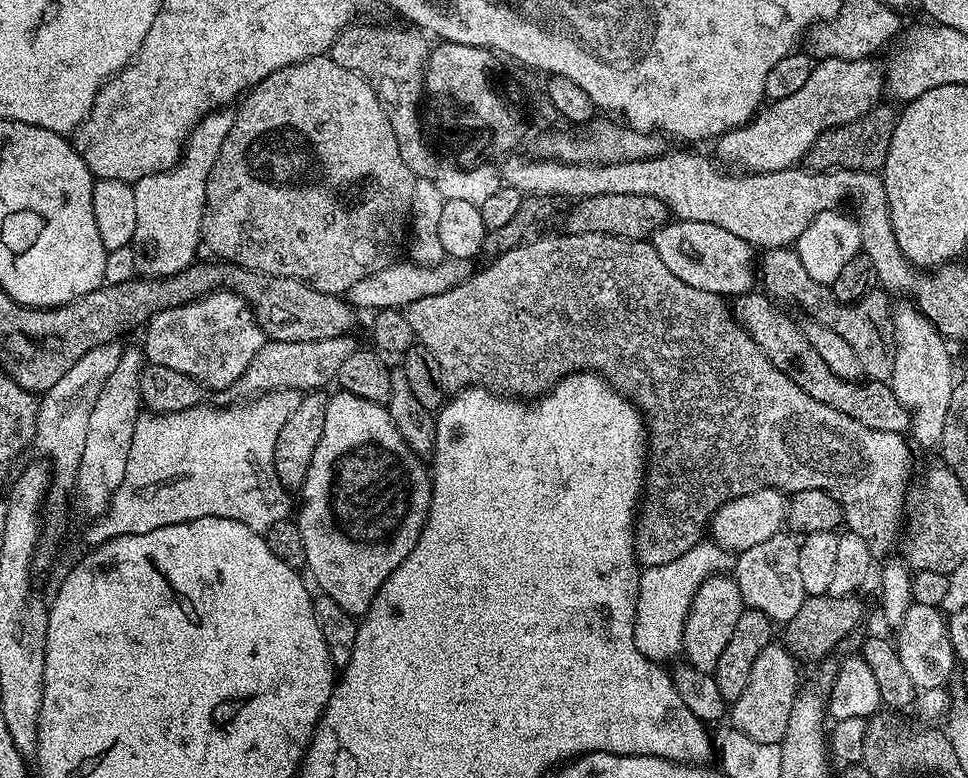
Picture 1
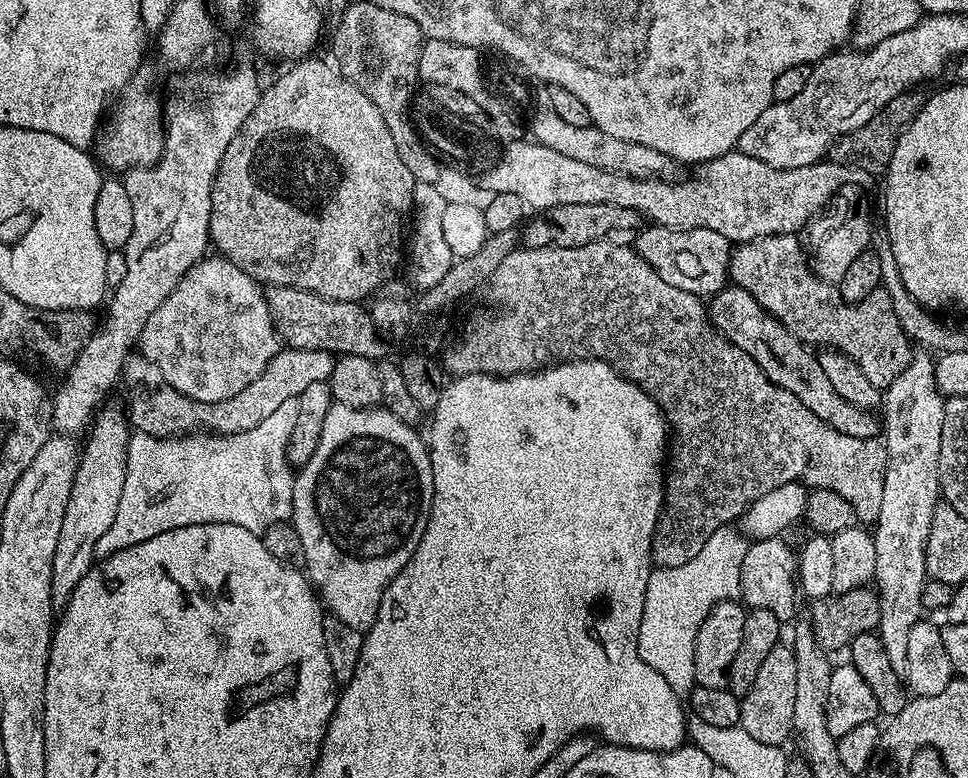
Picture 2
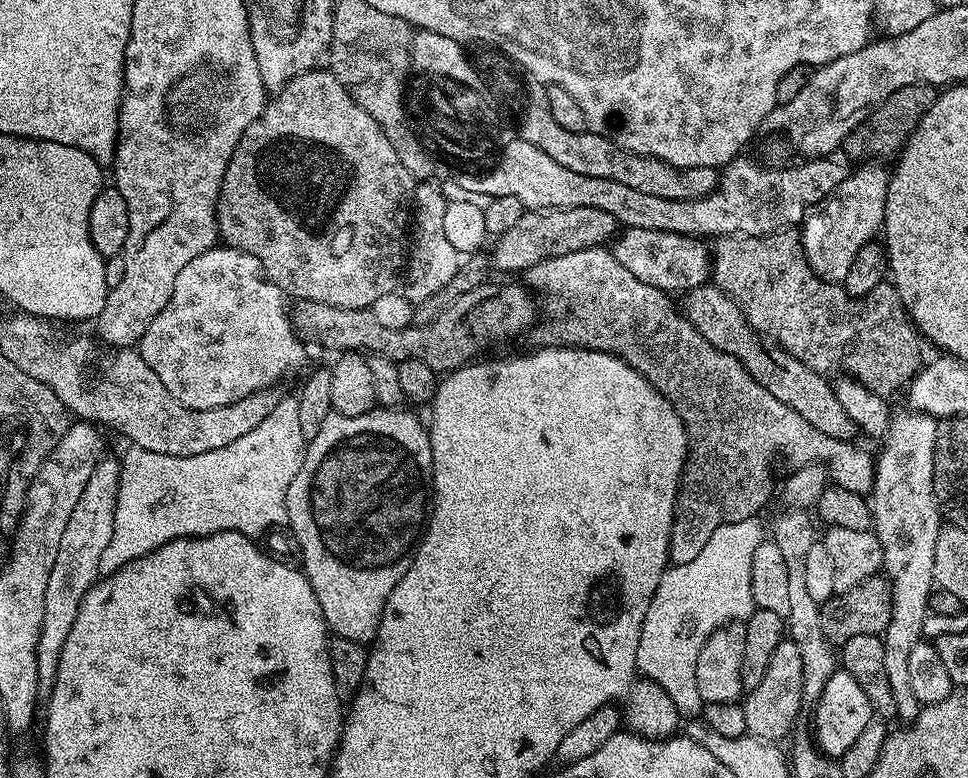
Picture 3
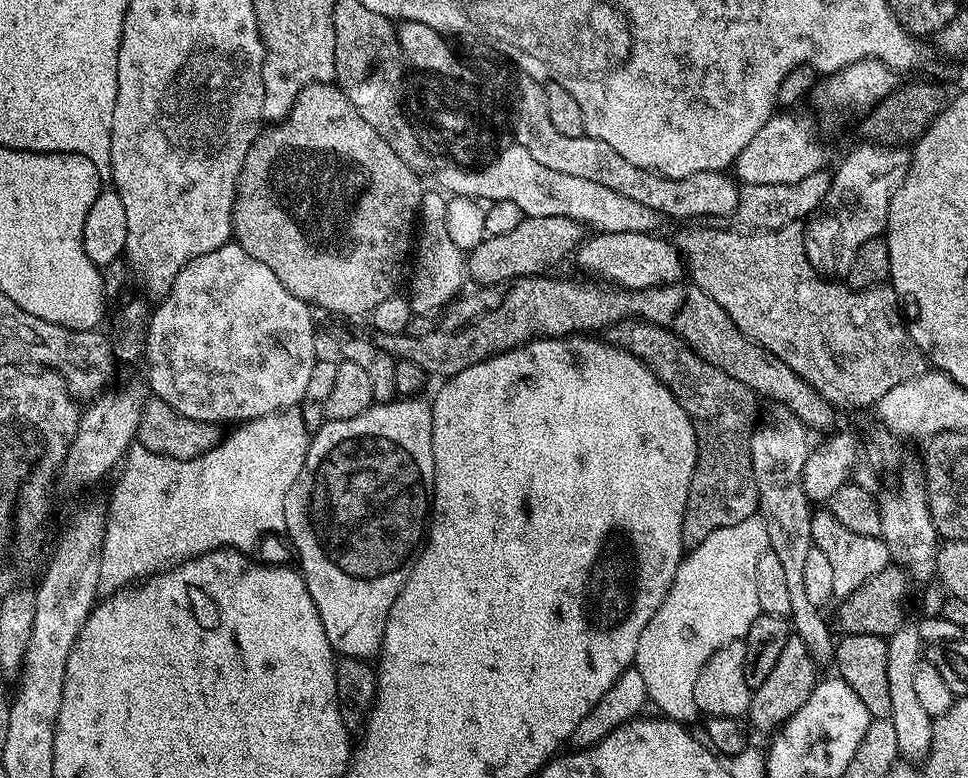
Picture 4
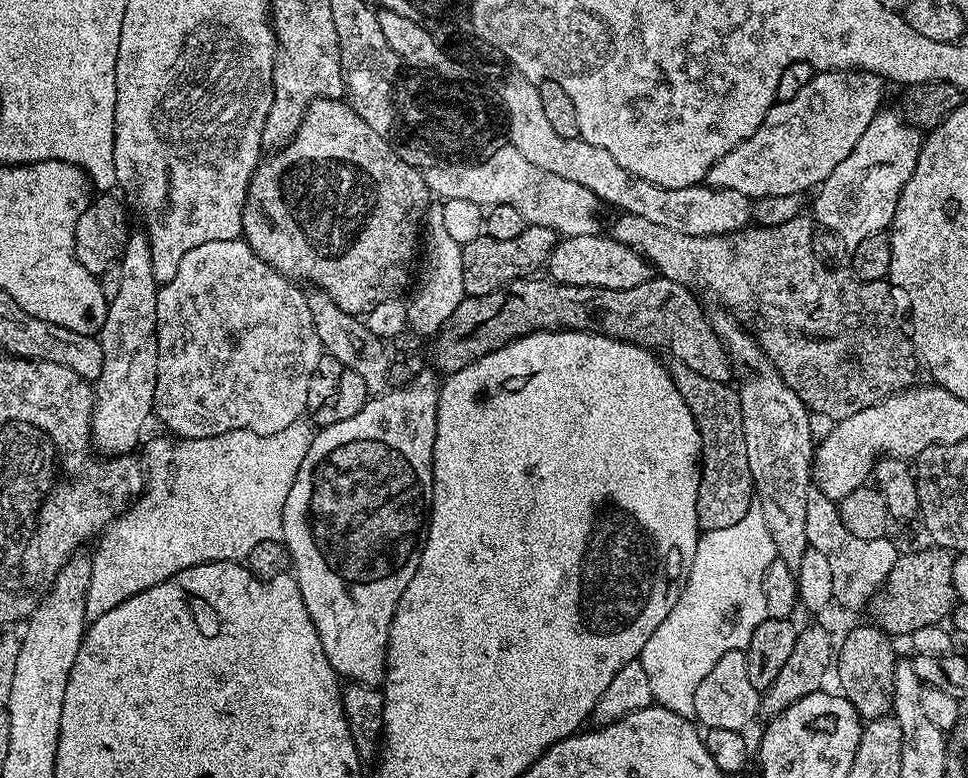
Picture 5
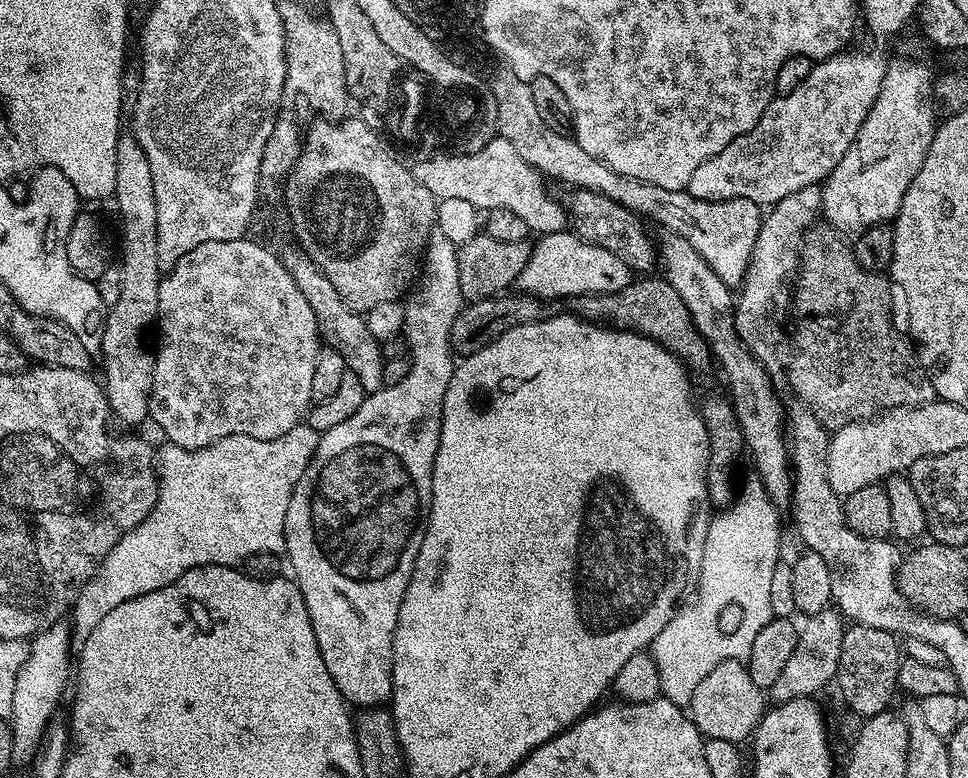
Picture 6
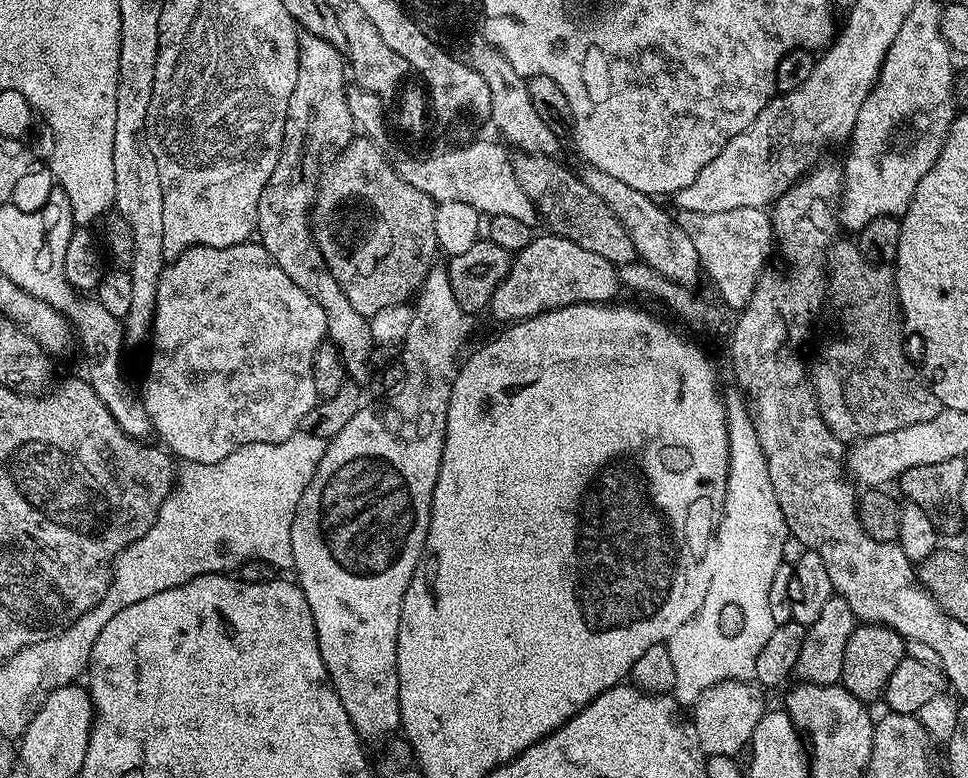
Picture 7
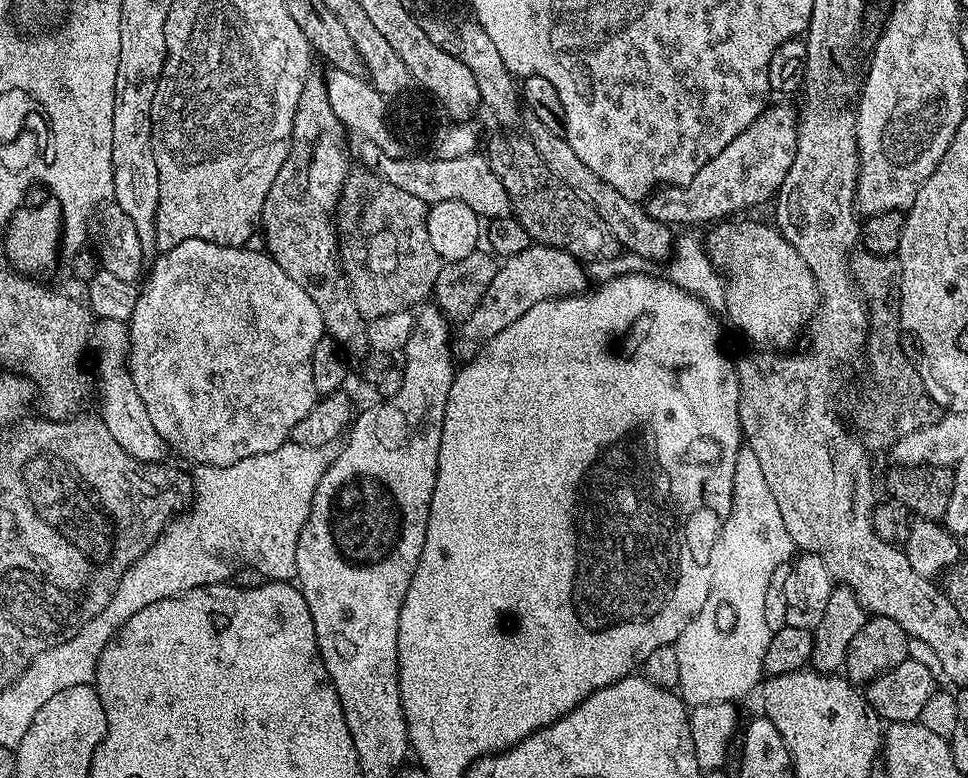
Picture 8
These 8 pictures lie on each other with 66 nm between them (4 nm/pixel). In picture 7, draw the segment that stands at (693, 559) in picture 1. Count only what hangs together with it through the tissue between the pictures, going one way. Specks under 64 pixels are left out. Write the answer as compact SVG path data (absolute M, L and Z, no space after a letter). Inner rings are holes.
M739 391L726 396L728 413L728 477L726 494L722 505L724 517L716 524L716 545L712 552L720 556L710 567L706 598L696 614L678 626L675 634L666 643L670 652L670 663L674 666L674 686L671 695L677 704L691 706L710 686L723 680L751 681L756 674L758 654L762 646L776 629L774 614L770 614L770 582L778 566L785 563L784 543L789 543L790 533L782 518L782 506L778 506L778 494L770 486L770 470L762 446L752 425L749 405Z

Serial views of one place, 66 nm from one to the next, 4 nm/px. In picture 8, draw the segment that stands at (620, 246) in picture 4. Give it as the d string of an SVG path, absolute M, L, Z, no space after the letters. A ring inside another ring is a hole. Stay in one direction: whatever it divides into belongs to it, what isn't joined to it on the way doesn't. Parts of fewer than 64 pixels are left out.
M535 242L521 253L505 257L474 313L461 323L463 336L468 343L481 345L492 340L538 303L585 293L589 284L584 269L585 265L568 251Z

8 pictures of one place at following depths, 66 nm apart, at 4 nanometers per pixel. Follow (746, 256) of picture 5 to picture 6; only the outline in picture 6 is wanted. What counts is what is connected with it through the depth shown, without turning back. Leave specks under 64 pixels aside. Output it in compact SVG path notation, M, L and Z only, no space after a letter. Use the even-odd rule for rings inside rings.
M575 189L570 195L570 202L566 204L566 210L570 217L570 224L573 231L581 239L594 245L598 245L605 250L609 250L618 256L631 271L636 274L648 274L657 263L658 256L654 251L654 240L644 233L645 221L640 219L635 212L614 202L613 199L606 198L605 195L596 191L586 191ZM813 234L805 235L801 245L800 245L800 267L798 269L798 275L794 280L794 295L790 300L790 308L794 313L794 320L796 316L796 333L791 333L790 336L790 344L792 340L793 348L792 348L792 357L788 360L788 382L792 386L793 392L796 394L795 399L799 401L799 403L803 404L805 408L809 408L814 415L819 418L821 424L824 425L825 428L829 430L835 430L841 428L842 426L846 426L847 424L853 424L856 420L867 420L869 418L875 417L877 414L883 413L885 410L891 410L893 408L918 408L921 404L930 404L933 400L937 399L936 391L934 390L934 386L930 382L930 378L925 374L923 368L920 367L919 359L914 355L914 348L911 343L902 335L900 337L900 332L896 329L896 324L892 321L892 292L894 293L893 285L890 283L889 277L887 275L878 273L878 272L868 272L862 266L858 266L858 262L856 261L855 251L851 247L848 248L843 244L845 241L843 239L840 240L819 240L818 237L812 236Z

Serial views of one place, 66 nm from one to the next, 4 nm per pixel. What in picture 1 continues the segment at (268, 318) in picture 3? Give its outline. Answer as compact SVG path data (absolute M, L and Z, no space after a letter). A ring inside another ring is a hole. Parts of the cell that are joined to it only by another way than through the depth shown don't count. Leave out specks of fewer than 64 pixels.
M231 290L209 292L199 300L157 312L143 332L142 351L151 363L178 370L208 388L239 385L250 362L266 343L247 300Z

